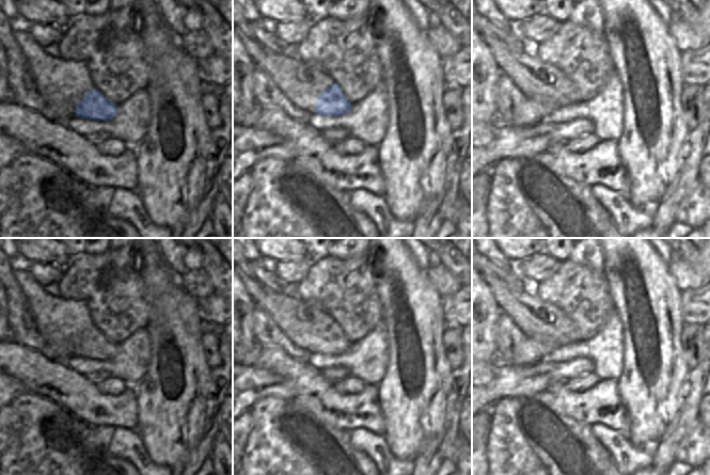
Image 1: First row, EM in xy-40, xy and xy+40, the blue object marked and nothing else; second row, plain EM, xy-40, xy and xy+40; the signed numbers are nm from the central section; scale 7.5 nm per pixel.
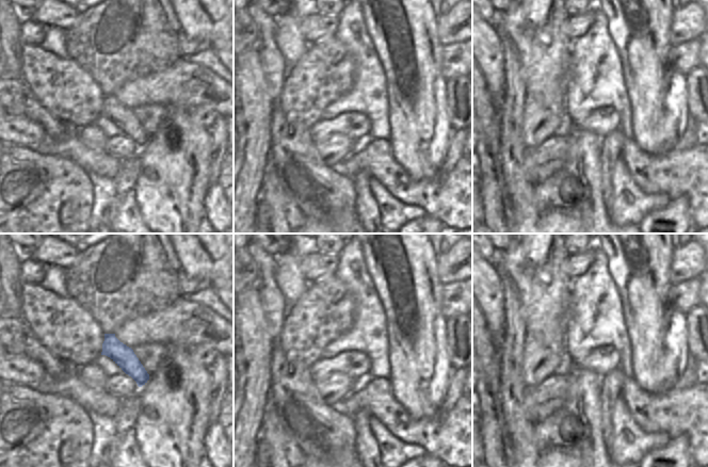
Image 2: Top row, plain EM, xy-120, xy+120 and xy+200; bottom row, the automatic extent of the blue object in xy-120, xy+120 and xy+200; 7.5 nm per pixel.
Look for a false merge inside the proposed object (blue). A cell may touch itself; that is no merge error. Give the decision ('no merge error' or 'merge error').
merge error

